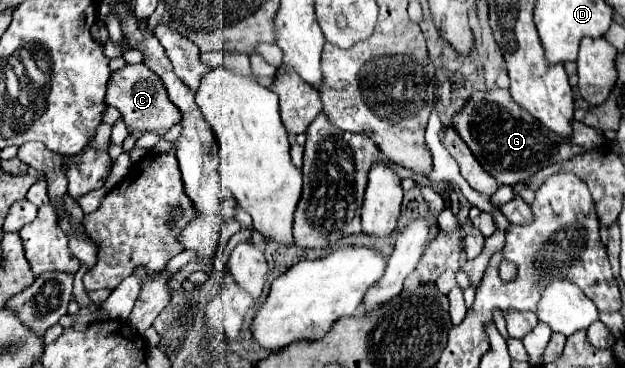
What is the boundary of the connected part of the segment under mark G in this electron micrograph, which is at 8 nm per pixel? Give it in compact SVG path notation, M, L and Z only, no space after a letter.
M506 89L474 93L466 107L454 117L454 129L458 131L458 135L466 141L478 163L482 163L482 167L500 185L514 185L528 179L542 167L566 161L568 157L580 155L588 149L596 149L596 145L606 145L606 137L600 135L596 129L586 127L580 121L574 121L572 127L574 135L570 141L554 135L550 129L544 129L544 125L540 125L520 105L516 105Z

